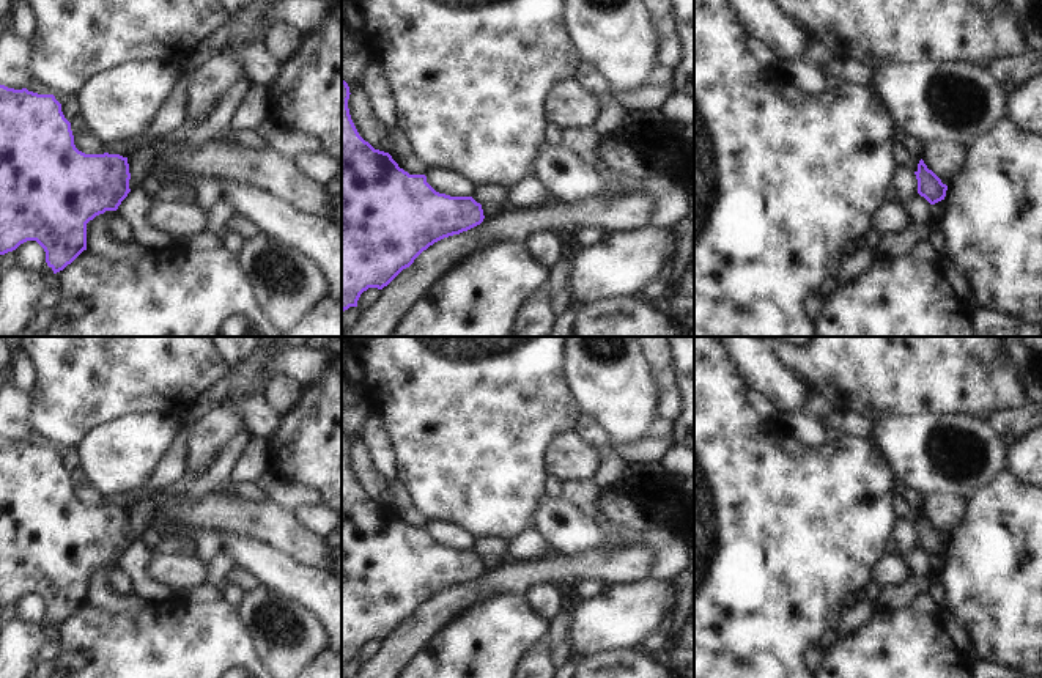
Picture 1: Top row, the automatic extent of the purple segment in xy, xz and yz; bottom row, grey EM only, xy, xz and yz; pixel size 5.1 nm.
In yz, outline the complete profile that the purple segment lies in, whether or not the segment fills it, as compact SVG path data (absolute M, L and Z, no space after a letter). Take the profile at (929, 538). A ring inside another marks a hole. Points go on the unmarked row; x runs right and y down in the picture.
M922 511L918 516L915 527L918 532L918 546L921 549L924 549L930 557L944 552L948 538L943 536L941 532L927 521Z

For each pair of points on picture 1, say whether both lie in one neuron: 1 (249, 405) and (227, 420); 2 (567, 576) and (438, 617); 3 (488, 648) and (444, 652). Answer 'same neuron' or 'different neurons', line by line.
1: different neurons
2: same neuron
3: same neuron

